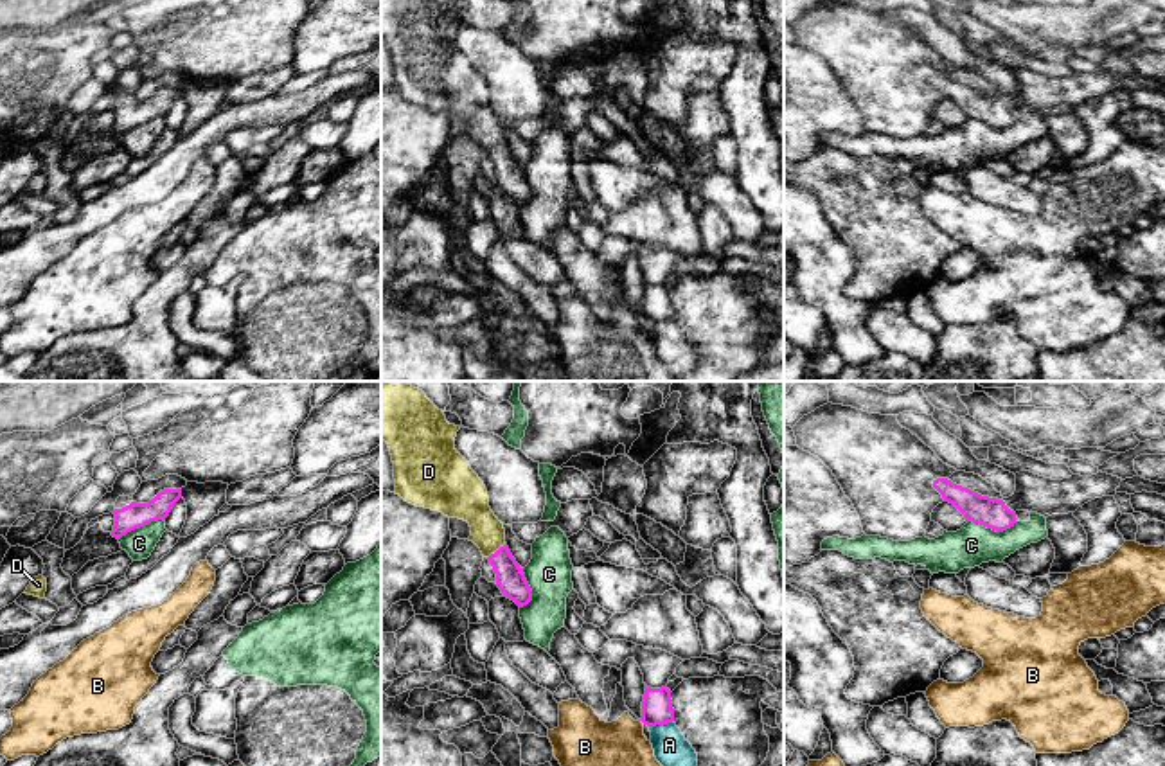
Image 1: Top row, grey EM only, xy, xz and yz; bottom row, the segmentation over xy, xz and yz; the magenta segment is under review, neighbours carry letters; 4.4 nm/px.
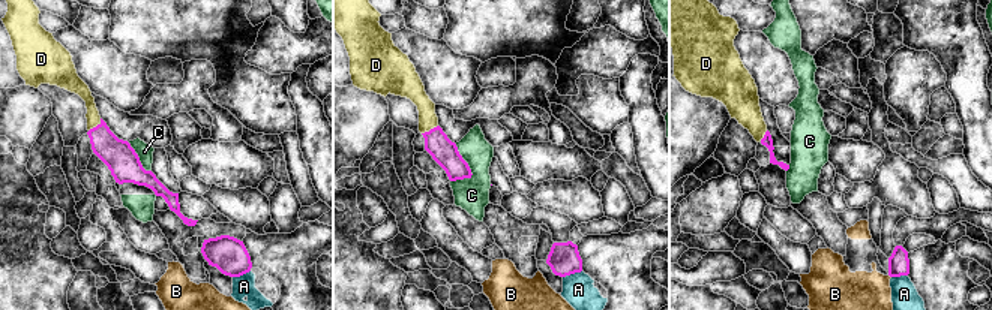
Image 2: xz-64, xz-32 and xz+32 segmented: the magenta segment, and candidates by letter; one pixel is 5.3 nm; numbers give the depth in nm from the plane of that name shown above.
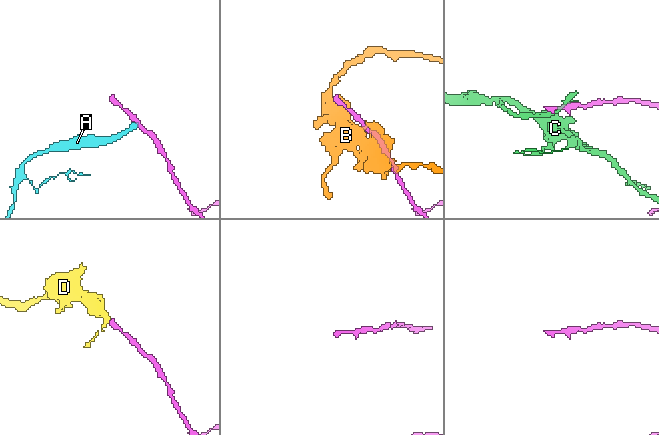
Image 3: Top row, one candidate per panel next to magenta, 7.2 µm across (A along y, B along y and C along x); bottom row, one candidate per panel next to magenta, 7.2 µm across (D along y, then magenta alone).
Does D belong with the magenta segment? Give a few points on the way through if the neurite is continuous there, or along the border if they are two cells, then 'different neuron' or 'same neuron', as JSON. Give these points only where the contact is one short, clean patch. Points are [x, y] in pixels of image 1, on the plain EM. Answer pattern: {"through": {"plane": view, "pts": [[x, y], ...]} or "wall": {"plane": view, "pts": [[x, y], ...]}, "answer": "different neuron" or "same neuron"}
{"through": {"plane": "xz", "pts": [[509, 175], [498, 146], [470, 99]]}, "answer": "same neuron"}

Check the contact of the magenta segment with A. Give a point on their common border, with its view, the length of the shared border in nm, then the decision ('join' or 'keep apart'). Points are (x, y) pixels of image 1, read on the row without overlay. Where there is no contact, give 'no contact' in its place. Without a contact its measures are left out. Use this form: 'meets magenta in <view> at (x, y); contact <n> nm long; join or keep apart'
meets magenta in xz at (660, 320); contact 120 nm long; keep apart

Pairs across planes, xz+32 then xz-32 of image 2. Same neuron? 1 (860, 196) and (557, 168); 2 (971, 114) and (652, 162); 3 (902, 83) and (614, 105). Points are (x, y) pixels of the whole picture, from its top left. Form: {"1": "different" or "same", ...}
{"1": "different", "2": "same", "3": "different"}

